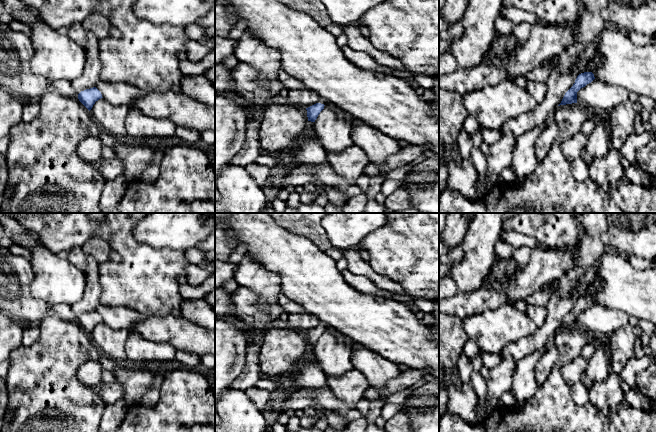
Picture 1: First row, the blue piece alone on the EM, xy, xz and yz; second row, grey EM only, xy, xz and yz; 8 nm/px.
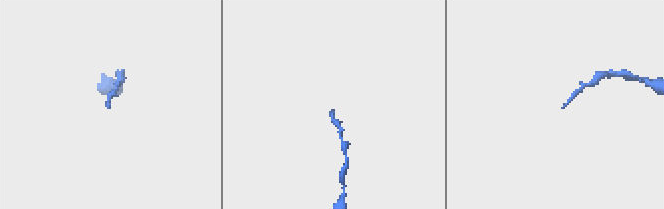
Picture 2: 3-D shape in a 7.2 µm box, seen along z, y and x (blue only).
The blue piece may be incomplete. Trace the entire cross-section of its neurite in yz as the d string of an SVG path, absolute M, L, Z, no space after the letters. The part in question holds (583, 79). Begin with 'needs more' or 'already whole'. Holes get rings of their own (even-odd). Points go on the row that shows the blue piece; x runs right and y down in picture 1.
already whole; M584 72L577 76L573 86L565 93L561 103L558 105L566 105L577 103L577 92L585 87L587 84L591 83L595 79L592 72Z

